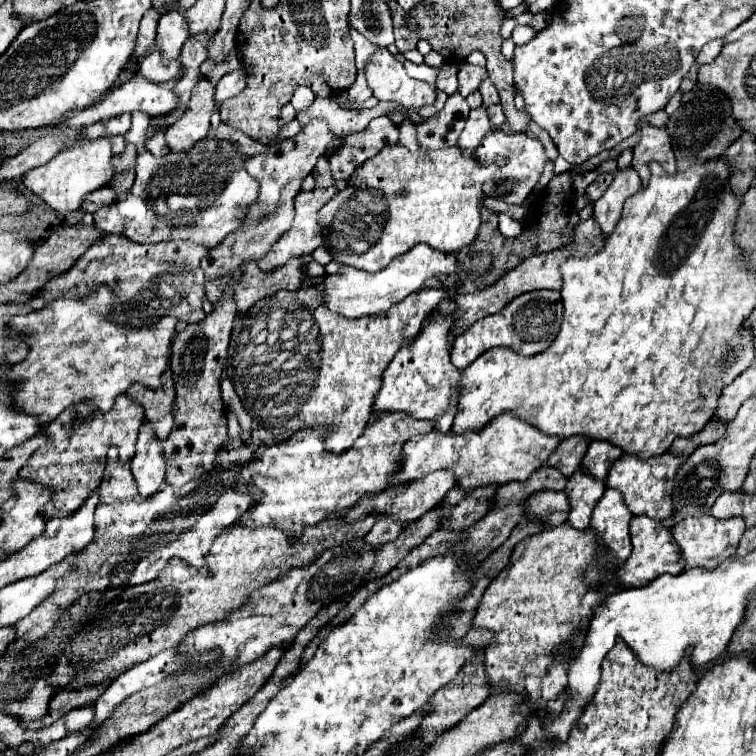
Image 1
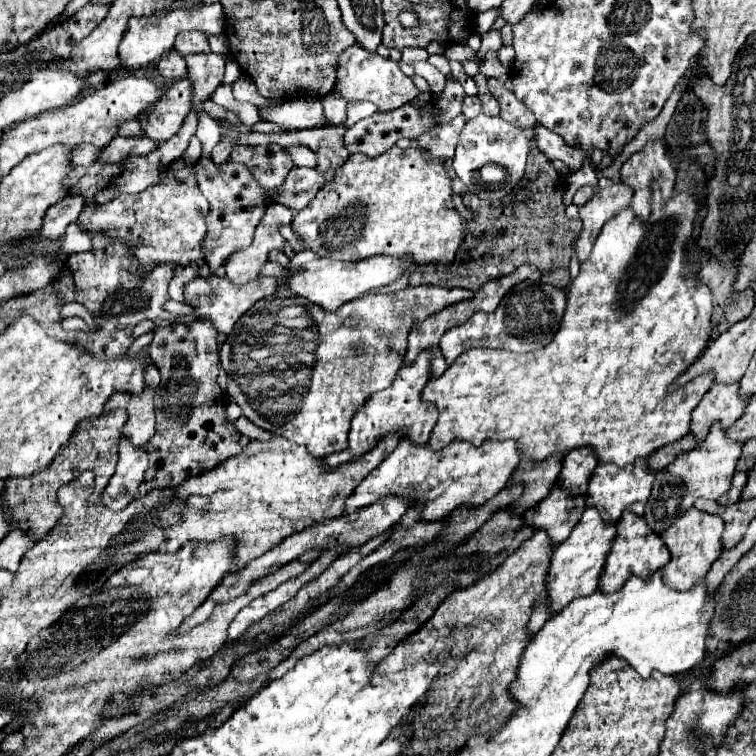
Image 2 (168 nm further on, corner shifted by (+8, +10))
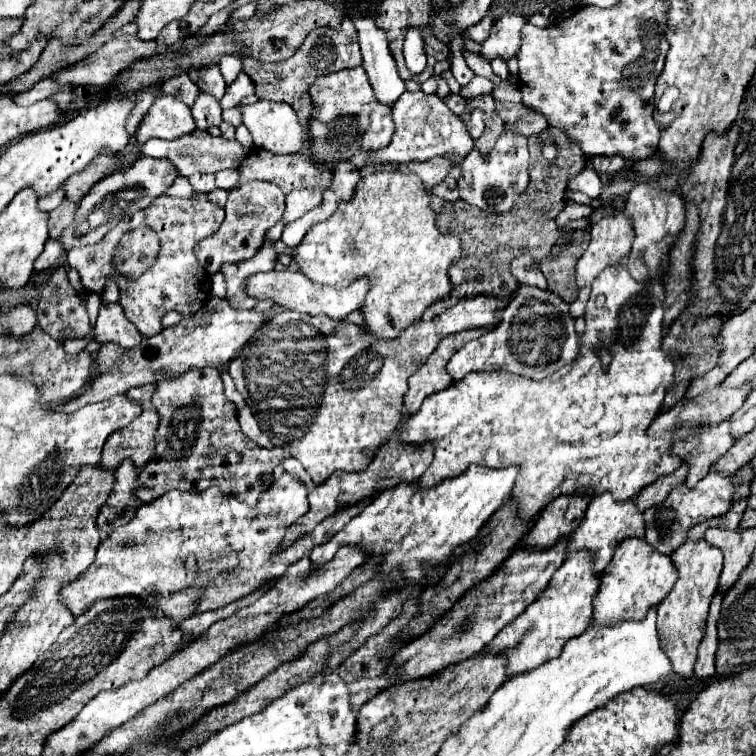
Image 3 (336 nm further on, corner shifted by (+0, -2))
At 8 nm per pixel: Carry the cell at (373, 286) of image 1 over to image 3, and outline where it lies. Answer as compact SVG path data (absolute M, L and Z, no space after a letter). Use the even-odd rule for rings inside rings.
M271 270L271 272L259 274L259 276L251 276L251 280L247 280L247 292L251 292L251 296L255 296L259 300L261 298L271 298L275 304L281 304L283 308L289 308L289 310L297 310L297 312L303 312L303 314L325 314L333 320L343 320L347 314L357 310L359 304L365 302L365 296L371 288L371 282L373 280L369 276L365 276L365 278L355 280L353 284L337 290L337 288L323 286L323 284L317 284L317 282L309 280L303 272Z

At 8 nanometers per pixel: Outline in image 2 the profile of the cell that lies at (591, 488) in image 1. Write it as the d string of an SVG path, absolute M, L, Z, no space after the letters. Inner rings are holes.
M555 486L543 502L523 514L523 524L531 526L533 530L545 528L547 536L551 536L551 544L559 546L581 520L583 510L585 496L573 498L567 490Z

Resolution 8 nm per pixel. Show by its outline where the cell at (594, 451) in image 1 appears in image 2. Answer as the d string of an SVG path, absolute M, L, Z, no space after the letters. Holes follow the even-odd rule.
M575 448L571 450L561 466L557 476L557 484L567 484L567 492L587 492L589 478L597 466L597 458L589 448ZM565 474L565 476L563 476Z

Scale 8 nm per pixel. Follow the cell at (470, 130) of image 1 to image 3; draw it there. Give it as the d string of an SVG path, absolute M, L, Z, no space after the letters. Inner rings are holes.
M437 156L437 158L425 160L425 162L411 160L411 162L407 162L407 166L409 166L411 172L415 172L415 174L423 180L425 188L431 190L433 186L441 184L441 182L447 178L447 174L451 172L451 168L453 168L455 164L453 164L453 160L447 158L447 156Z

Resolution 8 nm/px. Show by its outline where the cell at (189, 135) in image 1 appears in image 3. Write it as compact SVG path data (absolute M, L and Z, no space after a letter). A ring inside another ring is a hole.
M161 96L159 100L155 100L155 104L141 120L137 130L137 140L139 144L143 144L143 140L149 140L149 138L175 140L193 130L195 130L195 122L189 106L177 100L175 96Z

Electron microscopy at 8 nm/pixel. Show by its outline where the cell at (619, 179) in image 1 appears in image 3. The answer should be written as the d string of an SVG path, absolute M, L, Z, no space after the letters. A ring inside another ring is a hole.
M611 212L609 216L603 216L599 222L591 224L591 242L589 242L589 248L577 260L577 286L579 286L579 296L577 296L577 300L569 308L569 312L571 312L573 318L583 316L585 302L589 298L591 282L595 280L595 276L607 264L619 264L621 258L631 250L631 244L633 244L633 224L631 224L631 218L625 212Z

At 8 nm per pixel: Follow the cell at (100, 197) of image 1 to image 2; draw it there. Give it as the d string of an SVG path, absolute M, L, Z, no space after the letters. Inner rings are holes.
M79 194L65 196L61 202L57 202L47 210L39 234L47 240L59 240L65 234L67 226L77 220L81 210L83 210L83 196Z

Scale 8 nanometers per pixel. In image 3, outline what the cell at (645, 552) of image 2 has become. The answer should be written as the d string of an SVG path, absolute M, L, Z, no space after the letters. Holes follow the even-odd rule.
M645 538L623 540L601 574L601 590L595 596L593 622L615 624L615 620L641 620L651 604L659 604L677 580L677 568L667 554L657 552Z

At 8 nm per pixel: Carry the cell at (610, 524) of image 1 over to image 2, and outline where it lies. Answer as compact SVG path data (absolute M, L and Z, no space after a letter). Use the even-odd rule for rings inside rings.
M587 508L579 524L573 528L571 536L563 544L559 544L551 556L551 566L547 570L547 602L535 604L535 612L531 614L529 624L531 636L535 636L543 628L545 620L559 614L559 610L563 610L575 596L591 596L591 592L597 590L599 576L603 572L603 564L609 554L613 538L615 526L603 524L601 514L595 508Z

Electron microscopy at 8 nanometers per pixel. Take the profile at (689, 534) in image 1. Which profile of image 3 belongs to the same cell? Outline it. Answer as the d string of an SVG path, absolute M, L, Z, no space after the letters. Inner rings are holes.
M705 538L685 540L673 554L673 564L679 570L679 580L675 582L669 596L657 608L657 624L663 640L667 640L667 656L675 672L683 678L693 676L693 664L697 656L697 646L705 634L705 622L709 614L711 598L719 586L719 574L723 568L723 552L709 544Z

